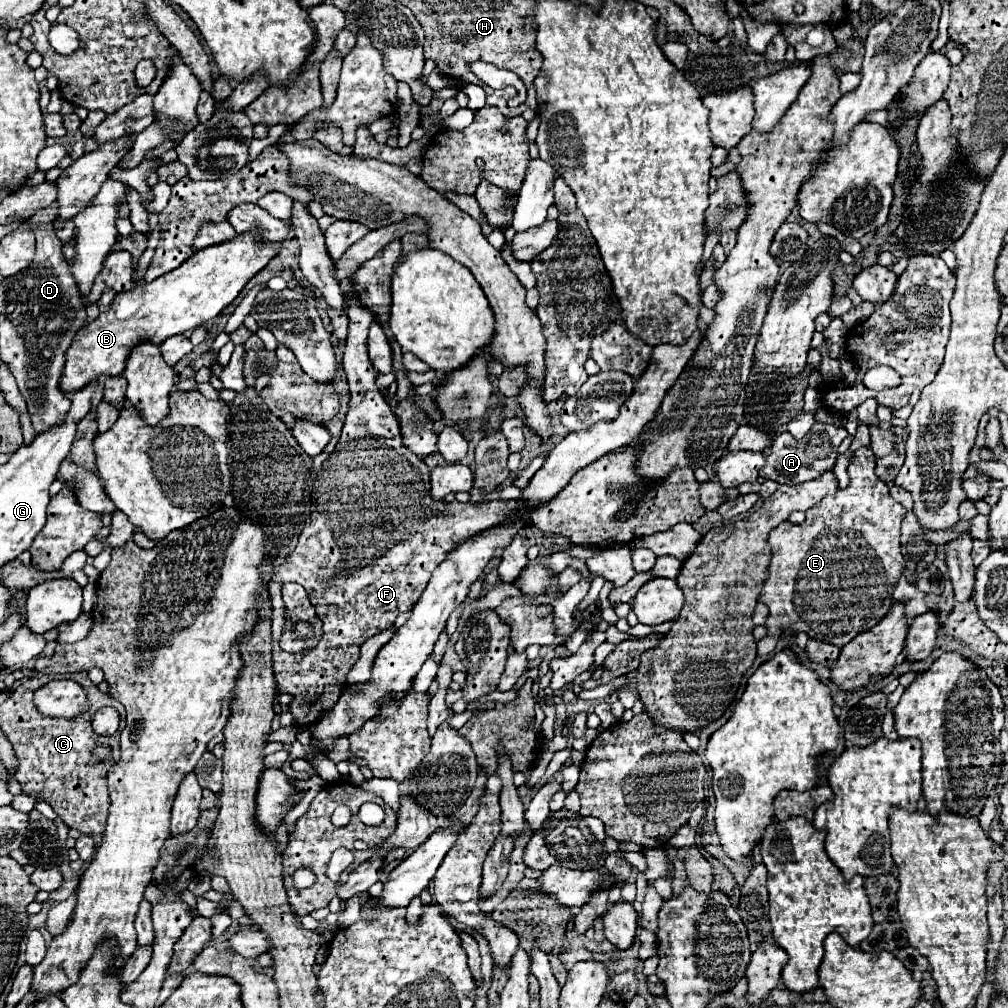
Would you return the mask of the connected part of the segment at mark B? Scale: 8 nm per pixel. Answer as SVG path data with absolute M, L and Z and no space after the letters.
M249 230L229 242L195 252L171 274L163 274L149 284L139 282L129 292L117 294L109 312L99 314L93 322L77 332L77 338L65 356L67 362L59 382L61 392L73 394L85 388L89 382L119 376L125 368L125 358L129 356L131 348L141 340L161 344L169 336L183 334L185 330L193 330L219 316L221 310L239 296L245 284L279 254L279 250L281 244L263 244L259 242L259 232Z

